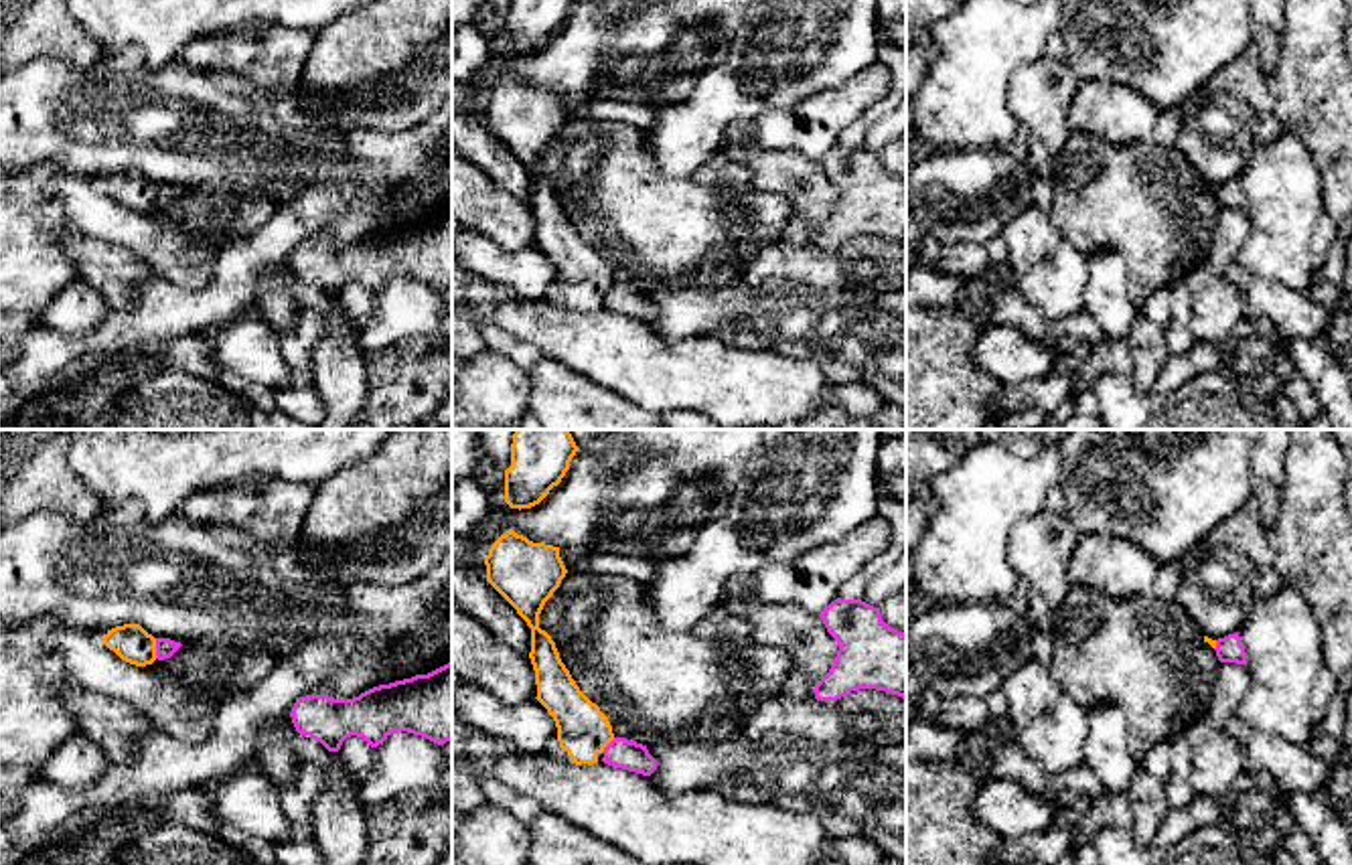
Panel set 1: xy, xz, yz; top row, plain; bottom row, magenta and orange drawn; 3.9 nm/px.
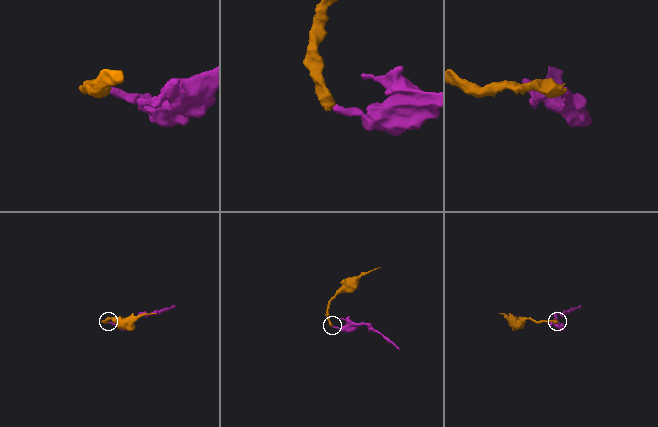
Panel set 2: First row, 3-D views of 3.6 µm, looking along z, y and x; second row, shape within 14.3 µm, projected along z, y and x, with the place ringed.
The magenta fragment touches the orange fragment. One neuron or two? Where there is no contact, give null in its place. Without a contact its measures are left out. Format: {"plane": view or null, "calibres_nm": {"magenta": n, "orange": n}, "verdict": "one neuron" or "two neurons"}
{"plane": "xy", "calibres_nm": {"magenta": 80, "orange": 150}, "verdict": "two neurons"}

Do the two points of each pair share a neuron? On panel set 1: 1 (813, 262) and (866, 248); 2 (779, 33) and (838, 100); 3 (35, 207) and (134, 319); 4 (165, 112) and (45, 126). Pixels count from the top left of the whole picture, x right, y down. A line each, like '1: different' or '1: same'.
1: same
2: different
3: different
4: same

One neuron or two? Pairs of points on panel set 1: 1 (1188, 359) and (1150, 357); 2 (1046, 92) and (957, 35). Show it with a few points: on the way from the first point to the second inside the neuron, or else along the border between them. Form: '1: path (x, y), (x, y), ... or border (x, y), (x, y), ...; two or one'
1: border (1172, 355), (1150, 389); two
2: border (1042, 55), (1010, 77), (1014, 118); two

